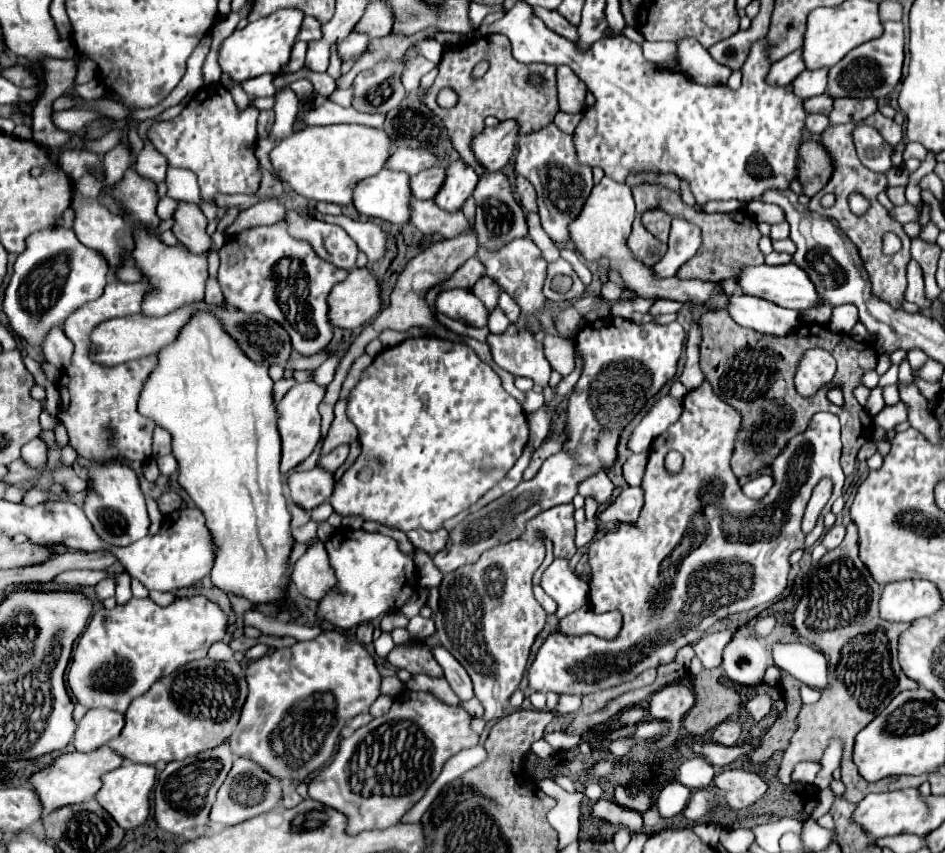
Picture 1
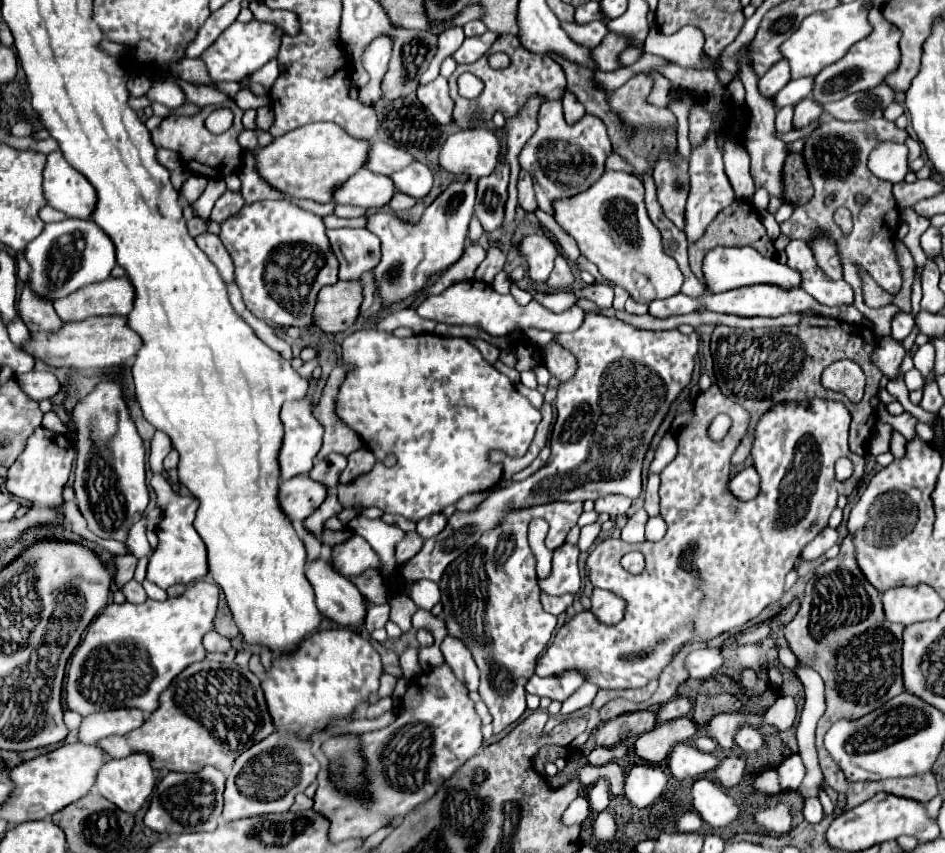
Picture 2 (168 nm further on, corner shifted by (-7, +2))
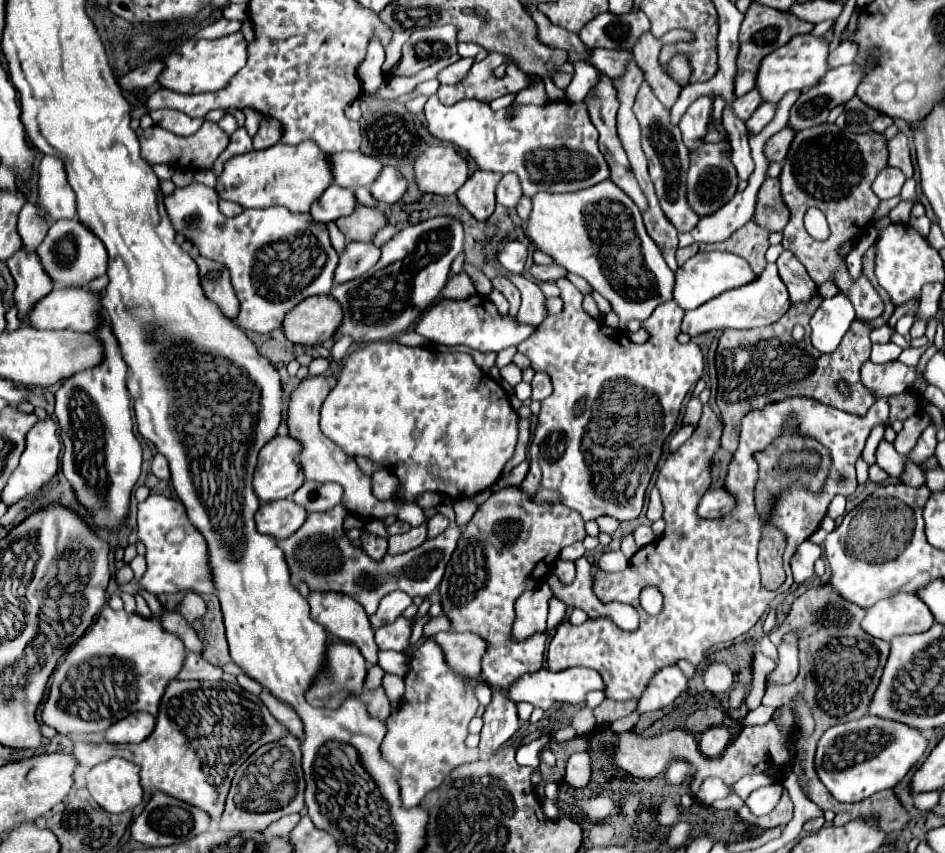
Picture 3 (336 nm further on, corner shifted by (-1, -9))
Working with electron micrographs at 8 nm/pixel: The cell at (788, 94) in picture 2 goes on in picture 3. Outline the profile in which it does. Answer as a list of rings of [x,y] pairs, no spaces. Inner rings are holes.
[[[763,103],[753,113],[753,117],[747,121],[747,129],[753,131],[753,133],[759,133],[775,117],[775,111],[777,111],[777,103]]]

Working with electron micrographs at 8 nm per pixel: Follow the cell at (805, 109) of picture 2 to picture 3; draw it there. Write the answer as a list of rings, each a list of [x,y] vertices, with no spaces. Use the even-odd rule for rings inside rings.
[[[785,127],[785,129],[781,129],[779,133],[775,133],[775,135],[767,141],[767,145],[765,145],[767,157],[769,157],[771,161],[783,161],[785,155],[787,155],[789,145],[791,145],[791,141],[793,141],[793,137],[795,137],[795,131],[793,131],[791,127]]]

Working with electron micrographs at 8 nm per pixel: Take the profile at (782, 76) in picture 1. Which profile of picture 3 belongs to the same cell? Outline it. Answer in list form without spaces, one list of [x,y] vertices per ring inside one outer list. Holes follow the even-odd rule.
[[[753,89],[753,91],[749,91],[747,95],[743,95],[743,97],[739,97],[739,99],[735,101],[735,113],[737,113],[743,121],[747,121],[761,103],[763,103],[763,99],[761,99],[759,91]]]

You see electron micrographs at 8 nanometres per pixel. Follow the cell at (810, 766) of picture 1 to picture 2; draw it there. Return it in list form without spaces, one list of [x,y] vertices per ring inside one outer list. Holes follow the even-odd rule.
[[[793,754],[789,756],[777,770],[779,774],[779,786],[783,792],[789,792],[789,790],[797,790],[803,776],[805,776],[805,766],[803,766],[803,760],[799,754]]]

